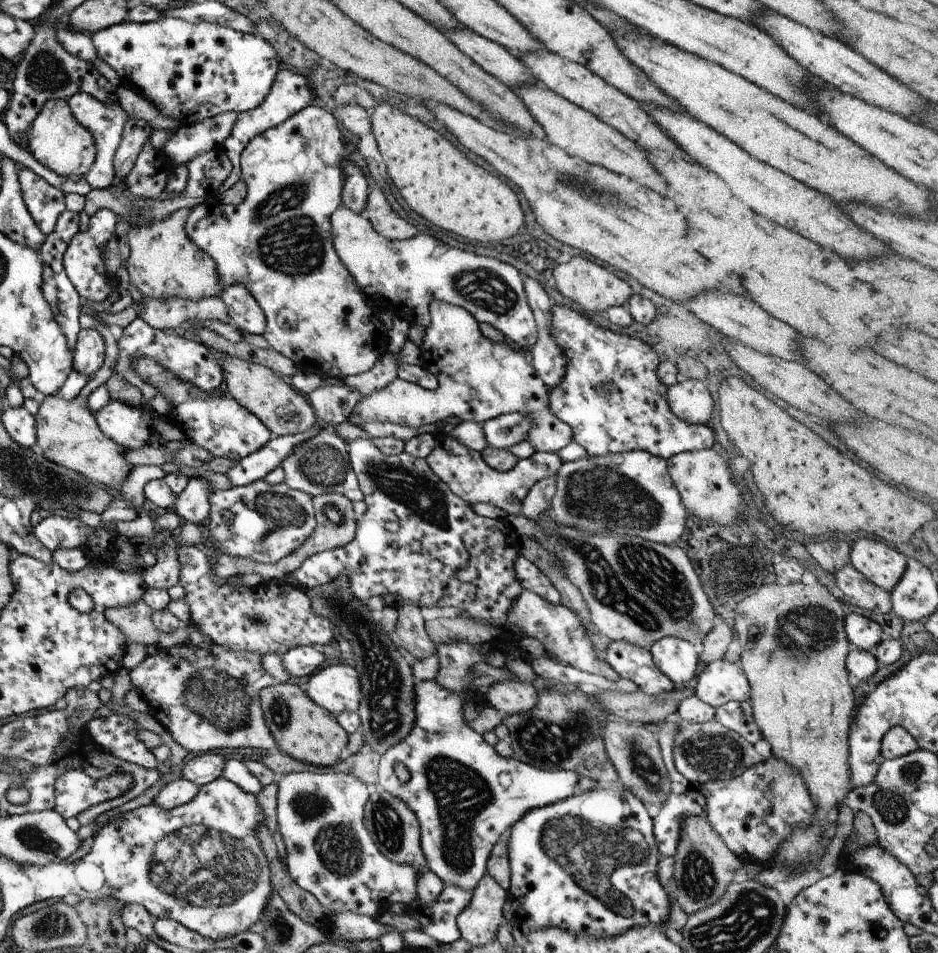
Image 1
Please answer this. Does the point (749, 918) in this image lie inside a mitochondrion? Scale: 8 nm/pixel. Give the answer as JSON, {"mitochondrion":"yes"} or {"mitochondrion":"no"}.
{"mitochondrion":"yes"}

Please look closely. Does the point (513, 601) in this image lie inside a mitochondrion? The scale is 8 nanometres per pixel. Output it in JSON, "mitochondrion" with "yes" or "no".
{"mitochondrion":"no"}

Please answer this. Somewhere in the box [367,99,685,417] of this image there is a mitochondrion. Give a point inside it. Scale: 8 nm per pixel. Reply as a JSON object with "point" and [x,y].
{"point":[489,291]}

